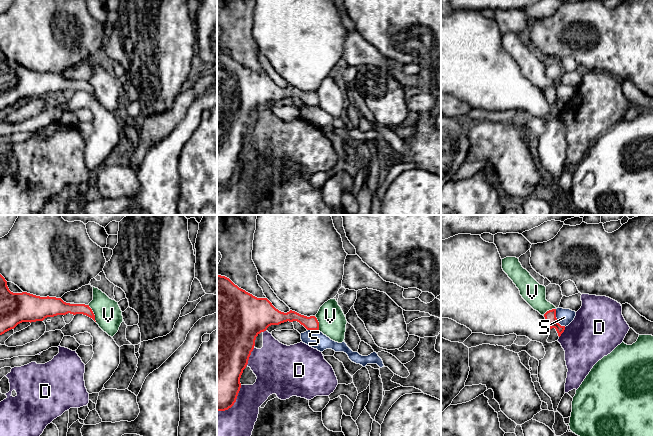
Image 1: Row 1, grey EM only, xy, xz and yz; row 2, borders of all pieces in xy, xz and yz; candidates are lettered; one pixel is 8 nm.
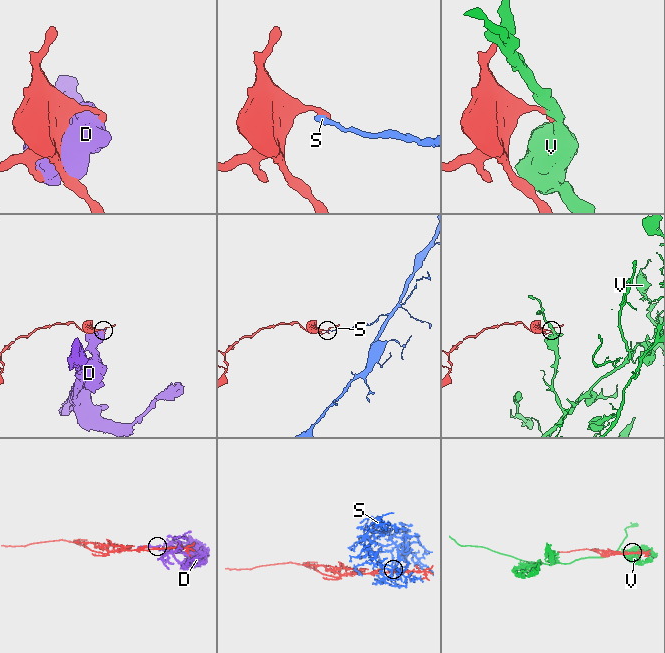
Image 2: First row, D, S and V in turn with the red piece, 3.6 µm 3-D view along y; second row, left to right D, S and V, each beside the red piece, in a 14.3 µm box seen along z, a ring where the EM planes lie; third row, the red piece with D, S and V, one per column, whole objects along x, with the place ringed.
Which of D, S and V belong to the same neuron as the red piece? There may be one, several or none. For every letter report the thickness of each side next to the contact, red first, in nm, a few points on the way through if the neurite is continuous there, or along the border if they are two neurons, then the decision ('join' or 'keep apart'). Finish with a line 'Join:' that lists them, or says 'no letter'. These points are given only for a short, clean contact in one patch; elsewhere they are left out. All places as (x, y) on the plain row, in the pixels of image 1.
D: 500 nm thick on the red side, 380 nm on the other; keep apart
S: 100 nm thick on the red side, 130 nm on the other; border along yz (555, 85), (556, 96), (565, 102); keep apart
V: 110 nm thick on the red side, 220 nm on the other; border along xy (88, 81), (96, 97); keep apart
Join: no letter

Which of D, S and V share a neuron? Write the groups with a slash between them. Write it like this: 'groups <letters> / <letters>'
groups D / S / V

